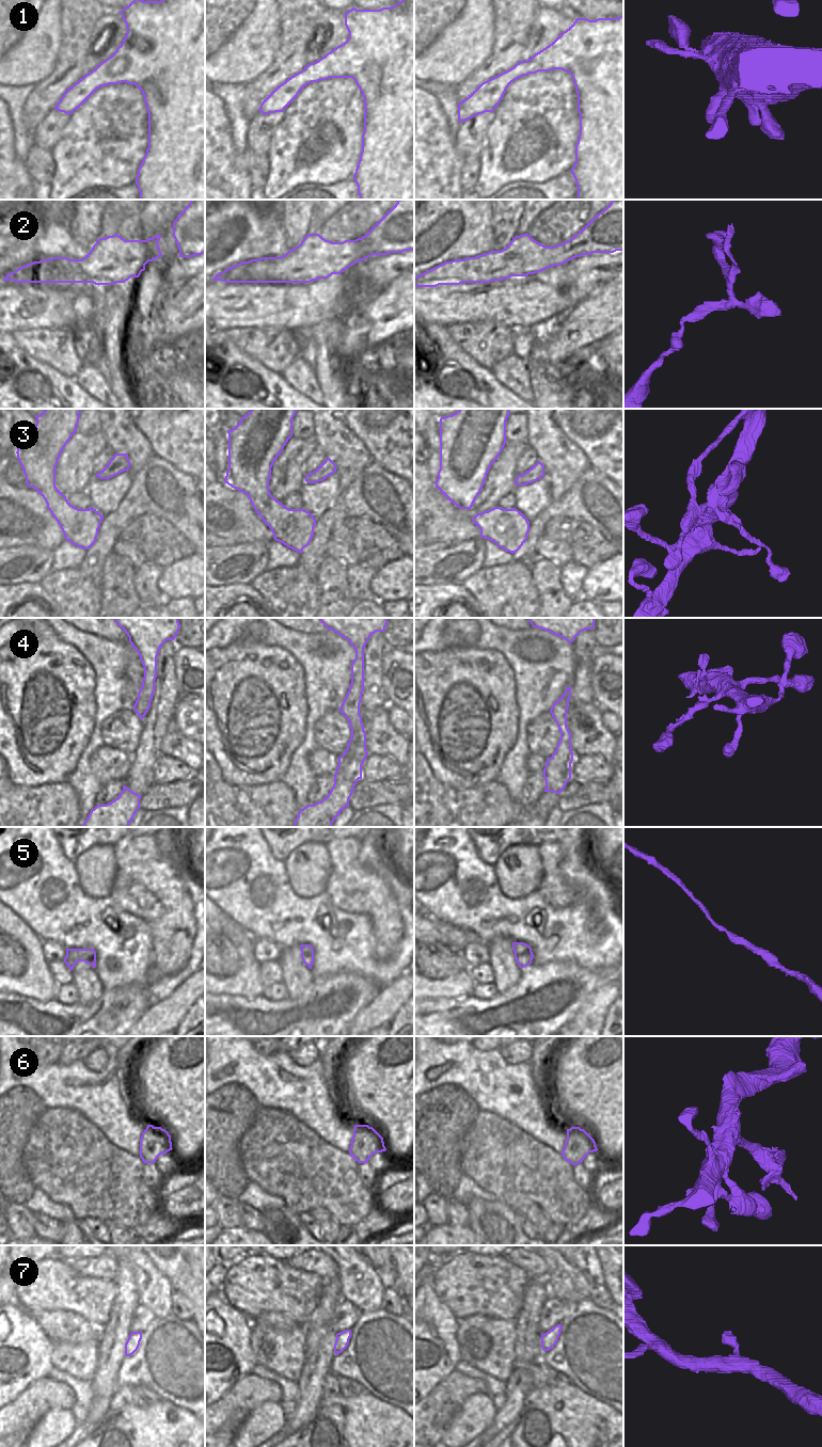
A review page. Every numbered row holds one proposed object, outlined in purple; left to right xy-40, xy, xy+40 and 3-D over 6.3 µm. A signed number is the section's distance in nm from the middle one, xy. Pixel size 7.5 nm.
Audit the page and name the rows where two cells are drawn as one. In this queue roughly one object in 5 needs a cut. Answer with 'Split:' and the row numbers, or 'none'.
Split: 6

